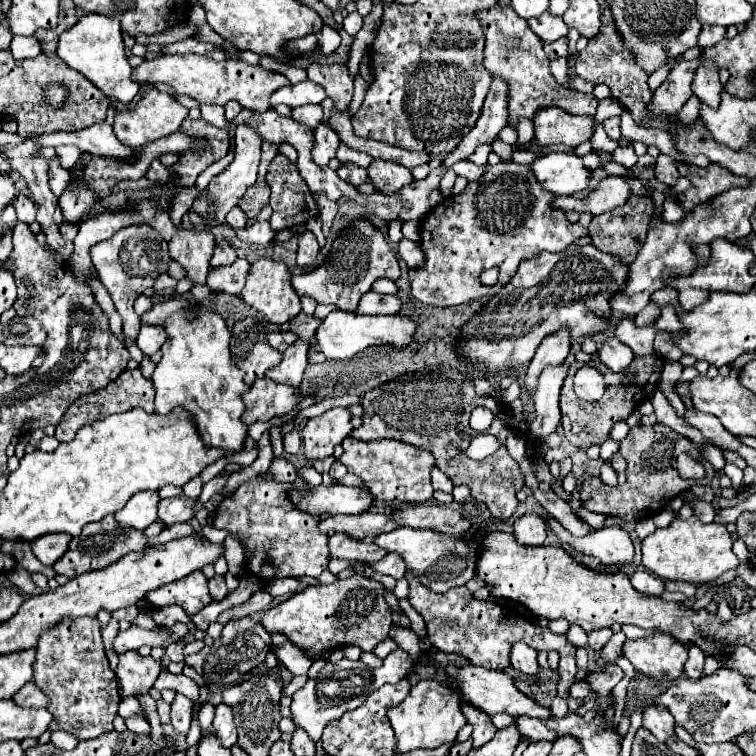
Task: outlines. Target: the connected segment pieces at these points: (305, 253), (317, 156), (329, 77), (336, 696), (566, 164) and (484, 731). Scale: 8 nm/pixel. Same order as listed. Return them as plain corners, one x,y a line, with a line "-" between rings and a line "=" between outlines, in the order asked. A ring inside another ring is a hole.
303,232
299,236
299,248
297,248
297,266
301,268
309,268
313,266
315,258
319,254
319,246
317,246
317,240
313,236
313,232
=
315,128
315,146
313,146
313,162
319,166
327,166
339,148
339,138
331,128
=
347,62
343,64
309,64
307,77
327,92
327,96
335,102
335,108
345,110
353,98
353,78
349,74
=
395,648
385,660
383,666
373,670
369,666
365,666
363,662
351,662
347,658
339,660
337,664
325,664
325,668
317,674
317,678
307,680
307,684
297,690
293,694
293,702
291,702
291,720
295,722
295,726
299,726
301,730
305,730
309,734
309,738
313,742
317,742
321,738
323,728
329,724
329,720
341,718
341,714
345,710
357,708
359,704
365,702
365,698
379,690
383,684
397,684
401,682
409,670
413,668
413,660
409,658
409,654
401,648
=
551,152
543,158
537,158
531,164
537,180
555,196
573,196
581,190
585,190
591,182
591,170
583,166
583,160
577,154
567,154
567,152
=
459,696
459,698
461,698
461,710
463,710
467,722
473,724
473,746
479,748
495,736
497,728
493,726
491,718
485,712
479,712
479,708
473,708
473,704
463,700
463,696

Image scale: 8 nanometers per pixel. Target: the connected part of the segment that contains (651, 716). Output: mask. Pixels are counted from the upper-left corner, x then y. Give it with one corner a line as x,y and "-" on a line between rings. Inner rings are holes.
647,704
643,708
643,726
649,728
649,732
653,732
661,742
667,742
677,736
673,716
667,712
667,708
661,708
661,706

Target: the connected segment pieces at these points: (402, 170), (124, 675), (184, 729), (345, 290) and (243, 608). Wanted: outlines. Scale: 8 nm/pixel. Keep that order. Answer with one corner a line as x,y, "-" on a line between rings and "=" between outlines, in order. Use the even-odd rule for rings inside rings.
373,160
367,168
367,174
373,186
383,194
393,194
409,184
409,180
413,180
411,172
405,166
391,160
=
135,650
123,652
117,664
117,678
121,682
121,696
139,696
147,694
153,688
153,682
157,680
161,672
161,662
153,660
151,656
141,658
=
177,694
175,702
171,704
171,724
173,724
173,728
179,734
187,734
191,720
193,720
193,702
187,696
=
359,220
351,226
347,226
339,238
333,242
331,252
327,260
313,272
305,272
299,276
293,276
293,288
297,294
307,294
315,298
319,304
335,304
341,310
353,312
357,308
357,302
361,294
369,292
371,284
379,278
391,278
395,280
399,276
399,262
395,252
389,248
383,234
367,220
=
259,590
259,592
255,592
247,602
243,602
243,604
239,604
239,606
233,606
233,608
225,610
223,614
219,614
217,620
219,620
221,624
227,624
227,622
233,620
233,618
253,616
253,614
269,608
271,602
273,602
273,596
271,596
269,592
265,592
265,590

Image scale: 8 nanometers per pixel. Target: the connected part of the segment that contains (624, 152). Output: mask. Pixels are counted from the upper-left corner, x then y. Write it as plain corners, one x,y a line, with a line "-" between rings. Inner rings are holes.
627,144
627,146
619,146
611,156
613,156
615,162
623,164
625,168
631,168
631,166
637,162
637,154
635,154
635,150
633,150
631,144

